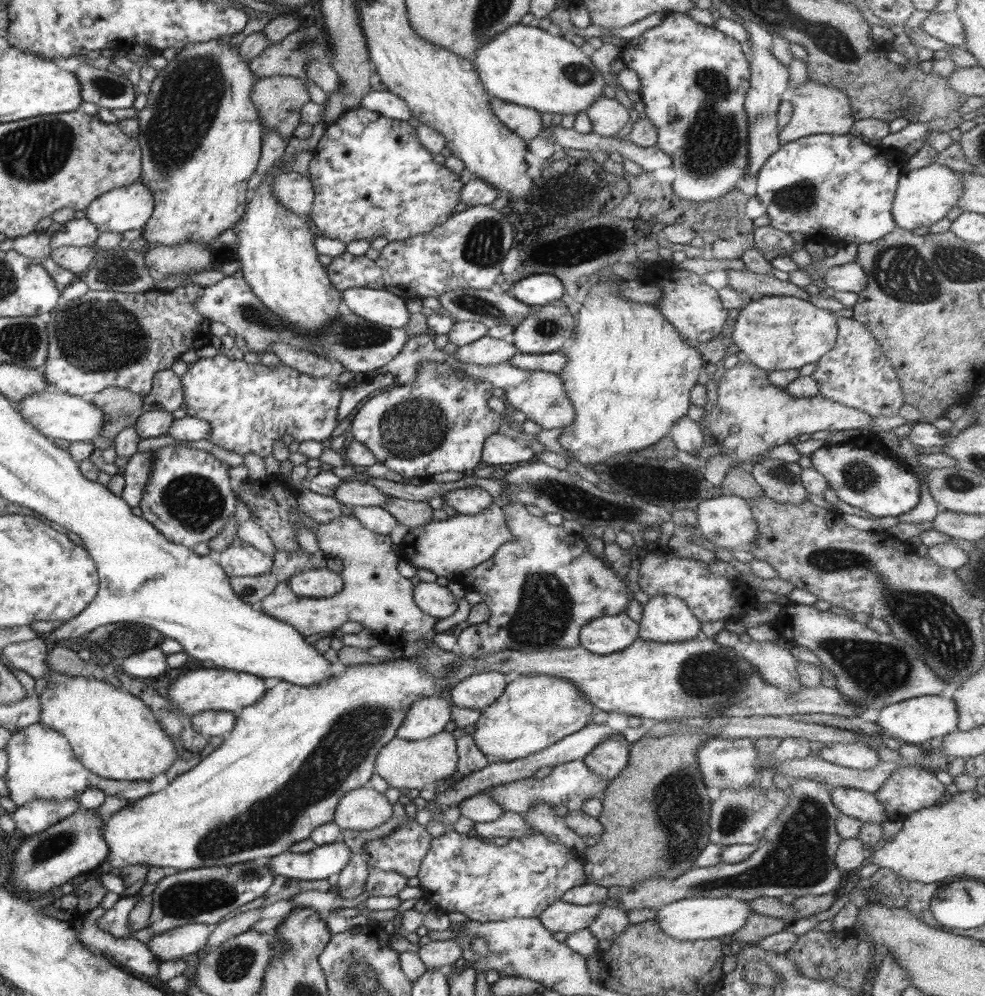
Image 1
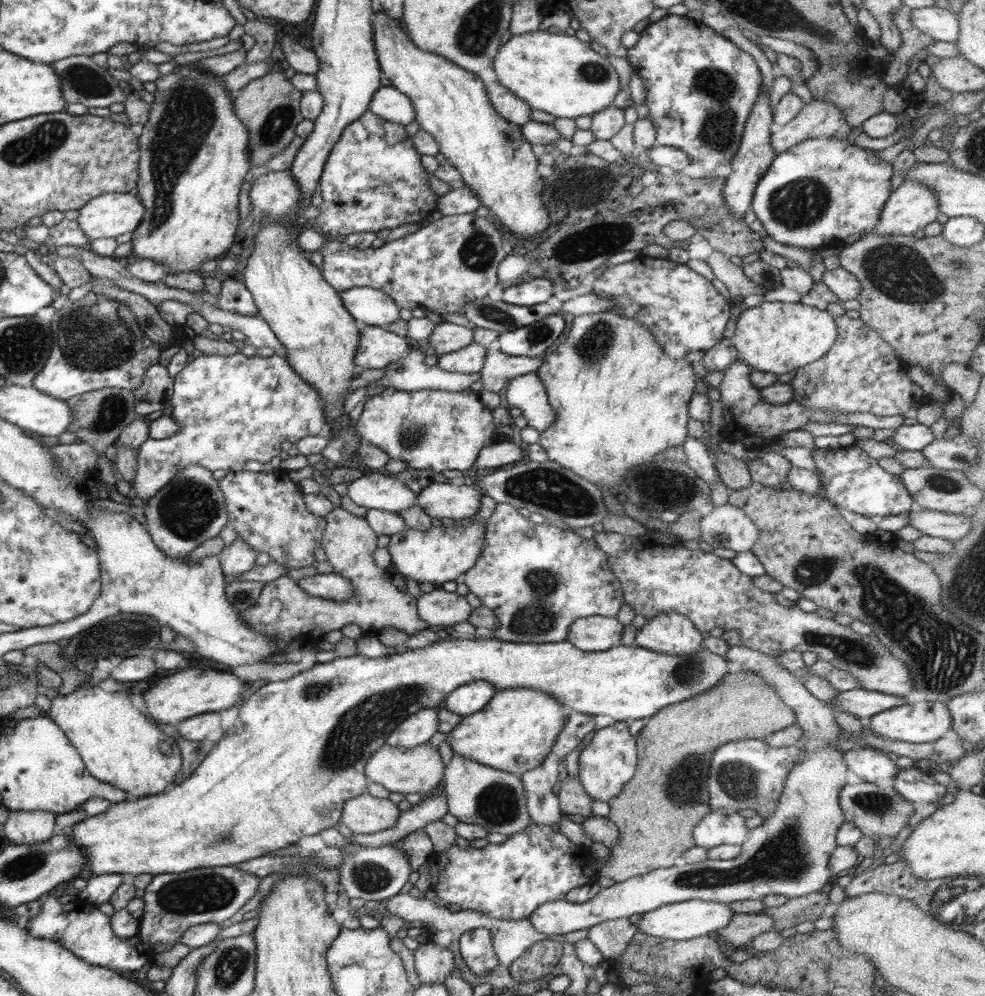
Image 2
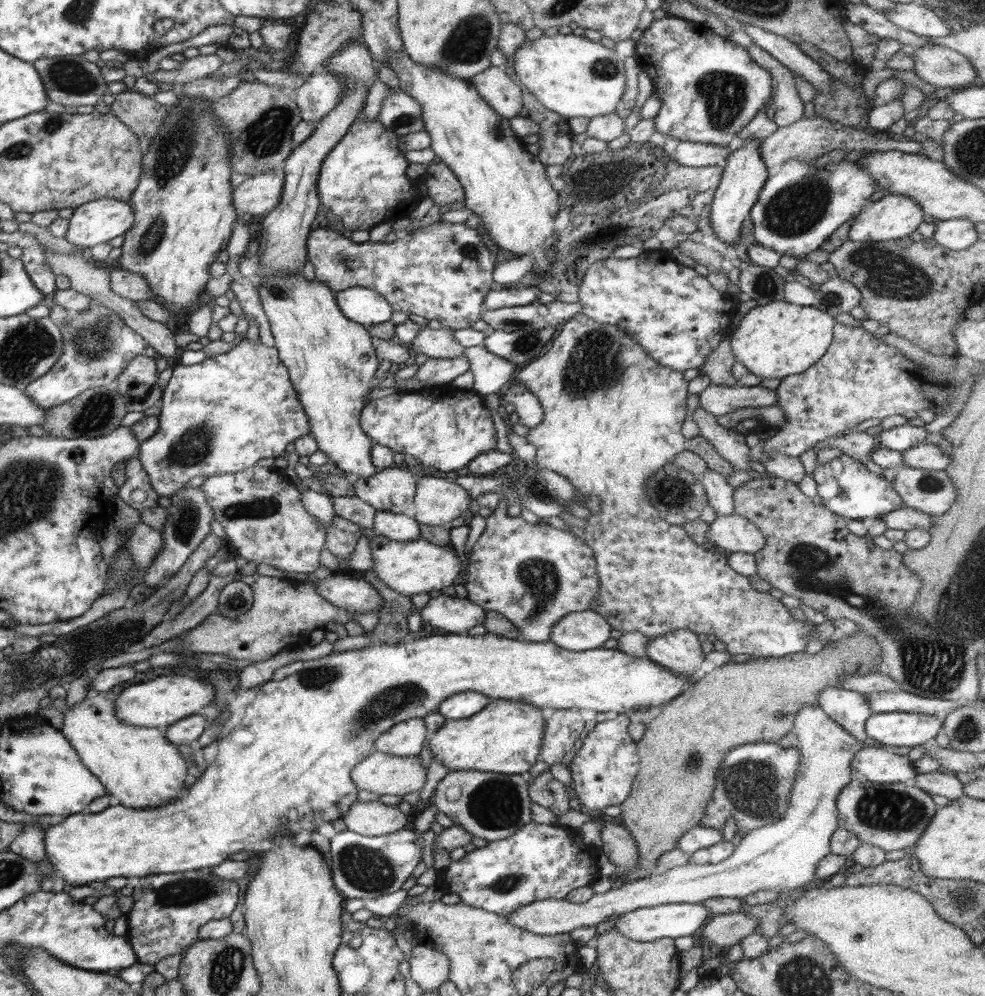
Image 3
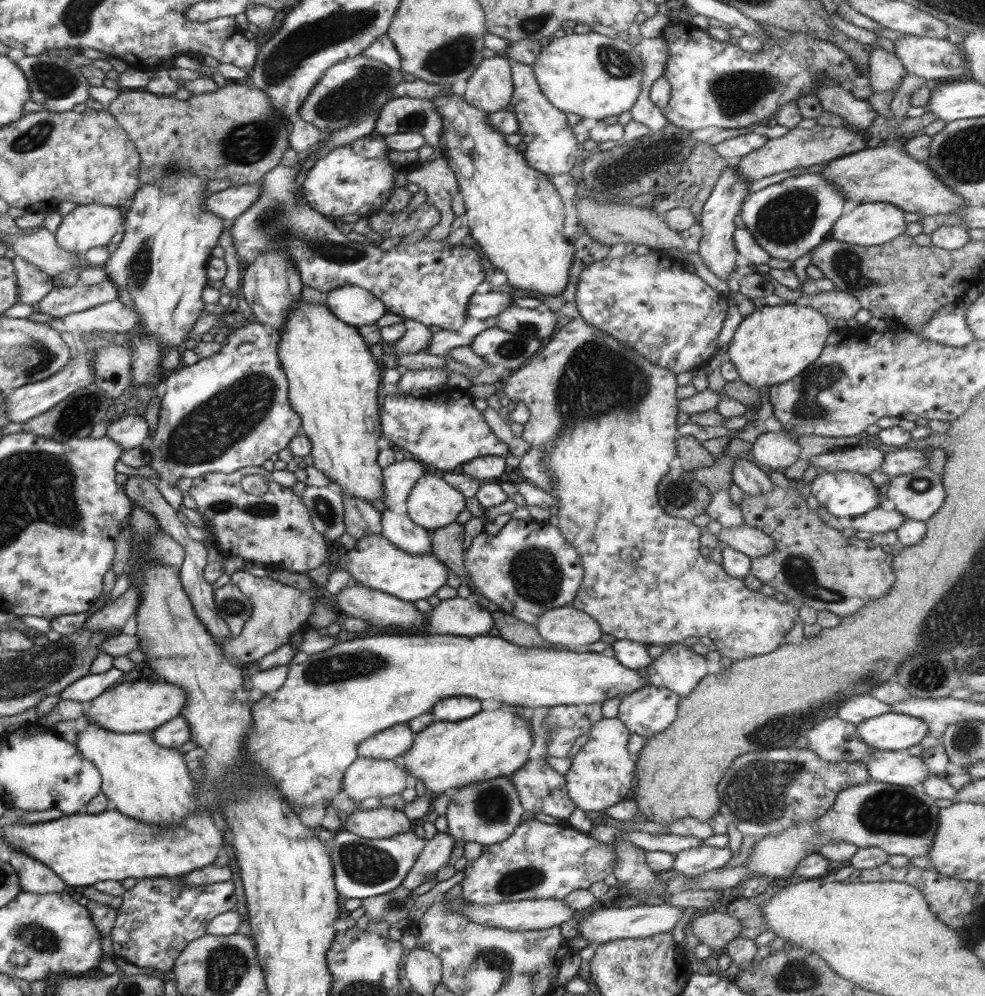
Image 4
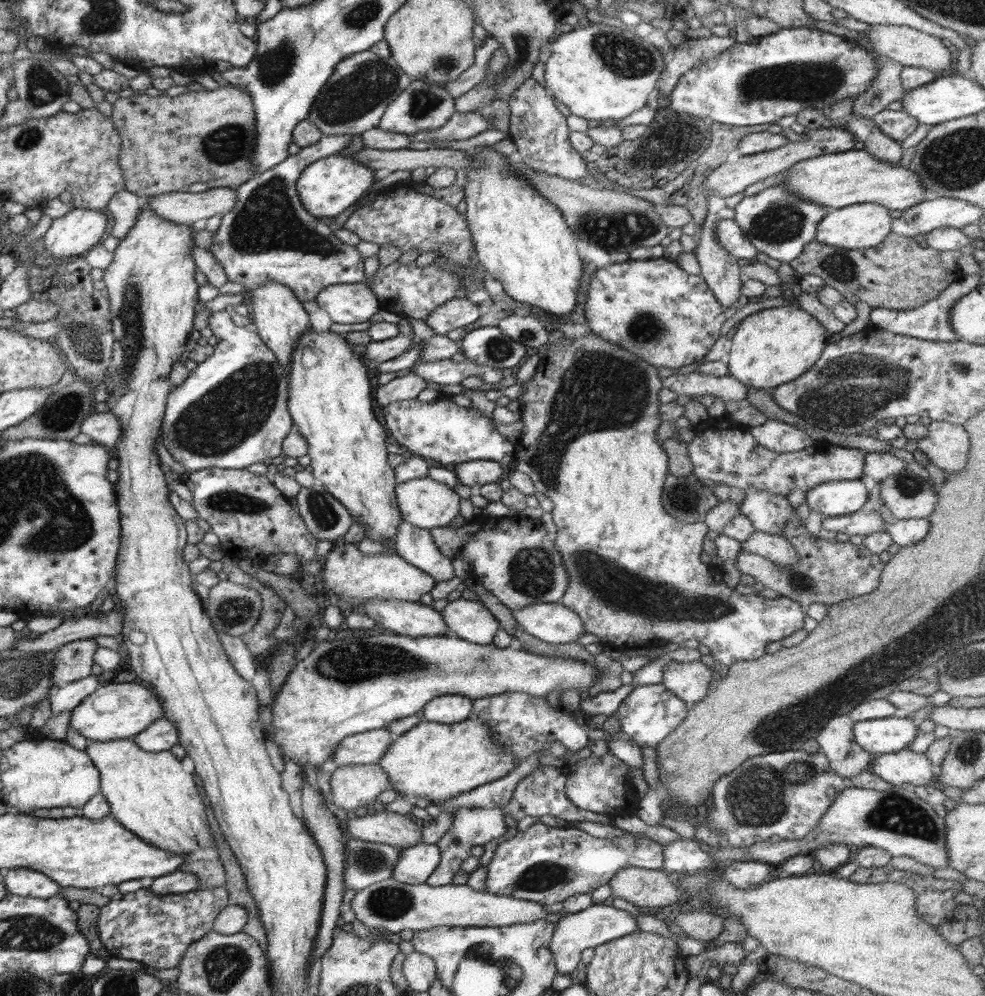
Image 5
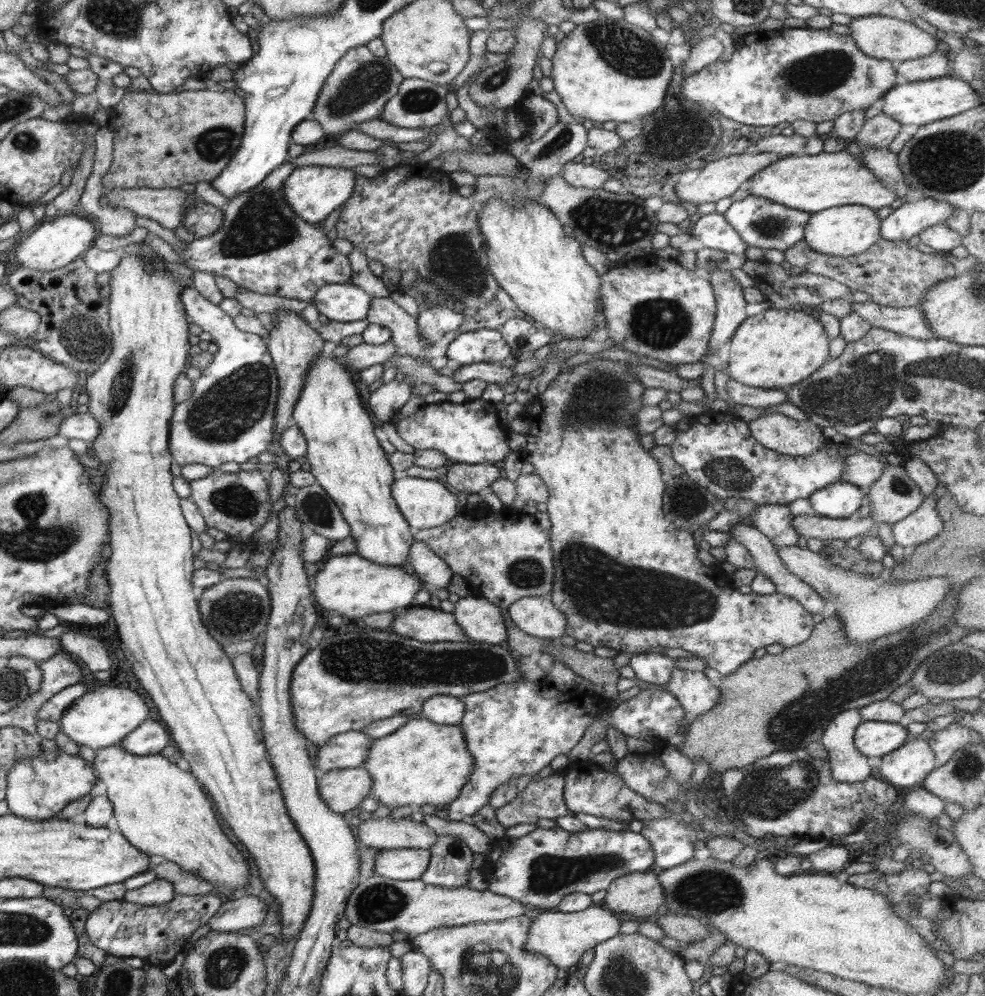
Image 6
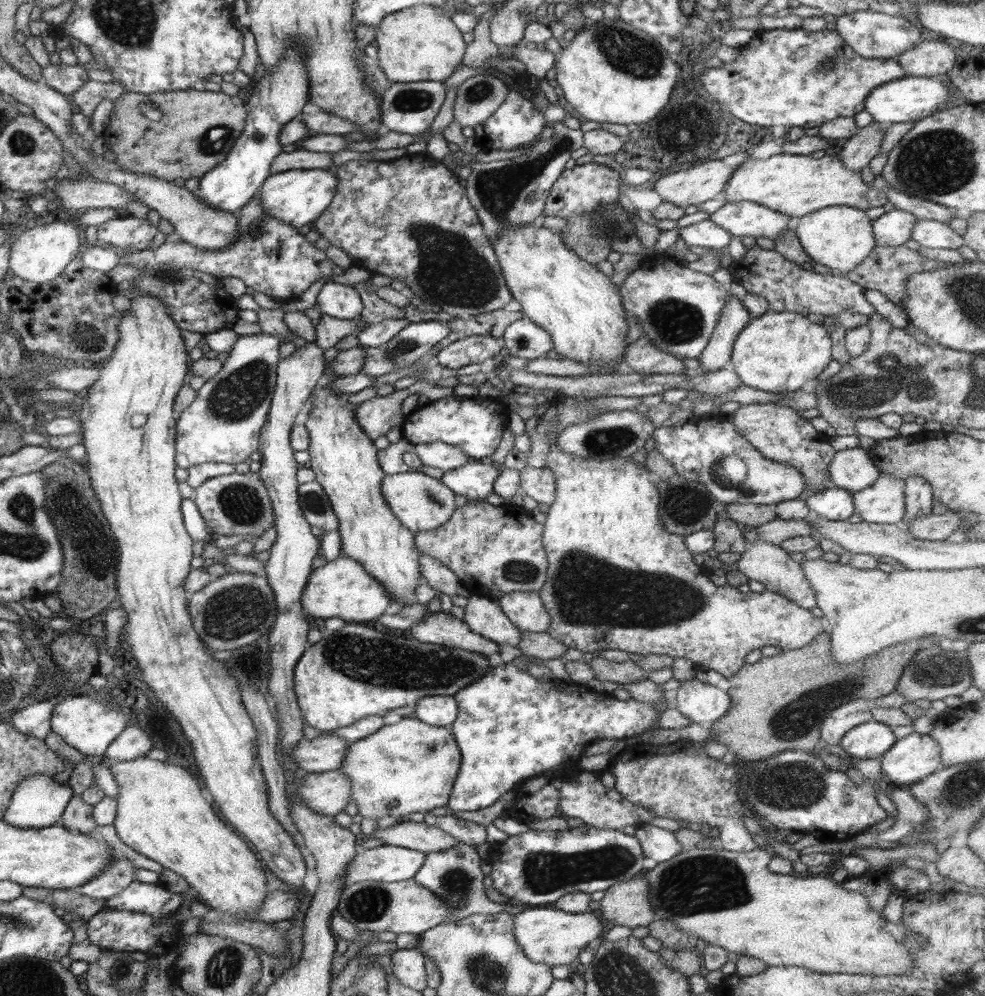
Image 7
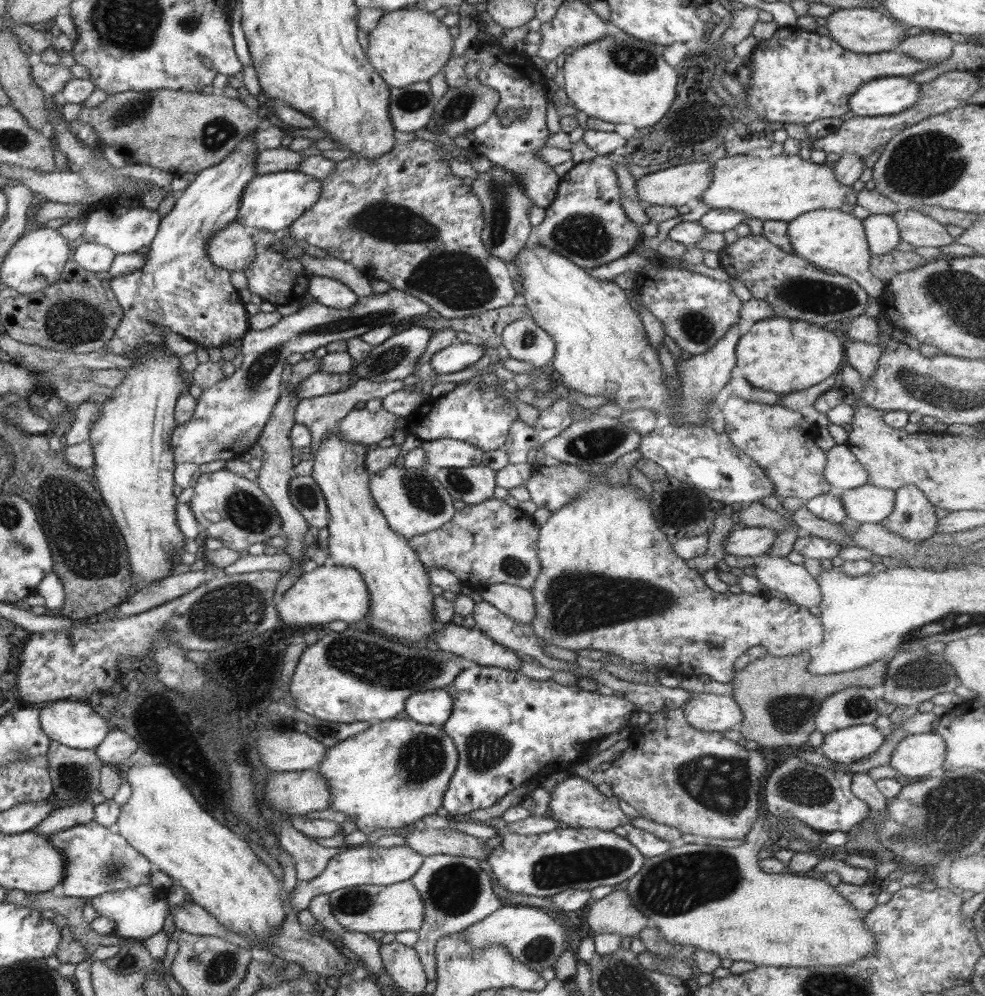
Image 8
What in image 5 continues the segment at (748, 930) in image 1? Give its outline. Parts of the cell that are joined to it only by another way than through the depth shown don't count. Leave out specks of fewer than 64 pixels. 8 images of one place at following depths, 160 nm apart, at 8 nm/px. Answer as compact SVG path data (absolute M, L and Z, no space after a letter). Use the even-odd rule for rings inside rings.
M688 912L688 914L678 914L671 925L686 934L688 938L708 944L715 943L717 934L724 928L724 921L723 917L715 913Z

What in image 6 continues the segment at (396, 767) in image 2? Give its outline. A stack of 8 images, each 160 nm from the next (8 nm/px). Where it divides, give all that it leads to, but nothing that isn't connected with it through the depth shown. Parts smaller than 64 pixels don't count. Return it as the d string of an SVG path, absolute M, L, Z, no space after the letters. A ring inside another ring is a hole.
M363 767L319 774L318 790L330 810L343 815L371 794L372 778Z

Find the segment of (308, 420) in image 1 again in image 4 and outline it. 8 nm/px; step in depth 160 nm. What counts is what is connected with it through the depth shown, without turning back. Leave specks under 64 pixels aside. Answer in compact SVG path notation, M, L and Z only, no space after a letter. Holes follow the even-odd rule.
M248 320L246 326L241 328L226 329L225 333L227 337L216 354L190 366L184 366L181 370L169 372L165 376L164 384L166 384L166 394L164 394L164 397L160 400L158 425L156 426L154 434L150 436L152 443L146 450L150 453L150 456L152 456L150 466L156 470L160 476L161 481L157 489L168 501L168 504L171 504L177 511L179 511L183 505L183 493L176 486L176 482L180 478L186 477L193 479L194 477L202 476L204 473L230 474L235 473L236 470L240 468L244 468L244 466L262 466L266 460L274 459L276 454L283 448L286 448L292 439L303 434L300 415L292 408L288 398L288 379L278 356L278 338L272 336L272 334L268 334L268 330L264 328L263 324L255 323L252 320Z

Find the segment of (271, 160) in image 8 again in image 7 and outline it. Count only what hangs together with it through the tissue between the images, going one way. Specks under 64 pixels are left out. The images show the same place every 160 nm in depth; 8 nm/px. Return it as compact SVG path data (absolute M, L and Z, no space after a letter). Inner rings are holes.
M303 149L290 153L282 152L280 156L276 156L276 160L272 164L272 174L288 170L324 170L334 164L333 158L332 153L310 152Z

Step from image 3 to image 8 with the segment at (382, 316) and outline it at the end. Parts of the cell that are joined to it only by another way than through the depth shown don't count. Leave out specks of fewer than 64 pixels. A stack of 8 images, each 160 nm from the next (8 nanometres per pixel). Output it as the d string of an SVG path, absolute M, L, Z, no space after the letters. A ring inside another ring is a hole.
M318 275L313 277L308 284L307 294L320 305L333 309L347 309L358 302L359 297L342 282Z

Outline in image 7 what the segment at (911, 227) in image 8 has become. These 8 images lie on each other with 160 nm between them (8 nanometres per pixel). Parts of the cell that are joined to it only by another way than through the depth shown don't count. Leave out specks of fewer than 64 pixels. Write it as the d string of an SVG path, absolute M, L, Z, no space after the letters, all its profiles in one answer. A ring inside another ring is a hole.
M918 219L911 232L912 240L926 248L947 248L957 250L965 245L963 236L954 232L946 223L936 220Z

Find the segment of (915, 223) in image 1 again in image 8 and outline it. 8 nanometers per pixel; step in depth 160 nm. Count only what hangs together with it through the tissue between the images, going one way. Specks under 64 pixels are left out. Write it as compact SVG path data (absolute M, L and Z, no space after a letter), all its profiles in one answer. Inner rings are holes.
M814 210L802 214L799 218L788 222L788 236L793 252L799 257L823 270L835 270L852 278L870 297L878 298L884 294L886 283L878 280L869 269L873 257L868 248L863 220L855 218L854 214L842 213L838 210Z

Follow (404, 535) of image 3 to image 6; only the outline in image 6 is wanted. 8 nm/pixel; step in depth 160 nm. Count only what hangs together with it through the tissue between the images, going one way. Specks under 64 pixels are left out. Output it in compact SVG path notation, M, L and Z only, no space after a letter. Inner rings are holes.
M415 539L410 547L409 562L418 577L432 587L446 589L453 579L454 574L446 562Z

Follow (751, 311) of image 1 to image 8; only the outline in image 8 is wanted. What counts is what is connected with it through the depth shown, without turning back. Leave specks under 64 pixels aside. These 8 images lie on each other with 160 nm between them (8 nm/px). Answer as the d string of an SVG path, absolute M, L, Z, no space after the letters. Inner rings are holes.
M776 316L755 322L750 331L740 337L735 351L737 366L752 386L781 395L806 390L819 382L824 382L825 378L833 374L839 374L846 359L845 345L839 332L826 330L809 322Z

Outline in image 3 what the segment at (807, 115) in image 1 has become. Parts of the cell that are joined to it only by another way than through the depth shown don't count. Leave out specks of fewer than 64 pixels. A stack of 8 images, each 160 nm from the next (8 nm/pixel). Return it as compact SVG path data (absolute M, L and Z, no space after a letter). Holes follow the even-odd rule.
M815 114L815 117L803 117L790 126L778 127L774 134L762 139L760 143L760 157L766 163L769 175L780 171L780 167L788 161L812 161L812 159L818 159L833 150L845 150L848 153L852 151L896 150L906 154L922 155L922 144L916 141L906 142L906 140L898 142L898 140L881 137L881 135L868 134L864 129L846 127L843 123L830 118L822 118L818 114Z

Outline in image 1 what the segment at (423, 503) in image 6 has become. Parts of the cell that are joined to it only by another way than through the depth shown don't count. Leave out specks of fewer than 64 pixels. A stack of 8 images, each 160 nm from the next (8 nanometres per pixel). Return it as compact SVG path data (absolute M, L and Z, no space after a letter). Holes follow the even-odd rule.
M468 484L464 488L451 490L441 497L444 500L443 504L454 508L457 514L480 514L493 503L493 497L487 490L472 484Z

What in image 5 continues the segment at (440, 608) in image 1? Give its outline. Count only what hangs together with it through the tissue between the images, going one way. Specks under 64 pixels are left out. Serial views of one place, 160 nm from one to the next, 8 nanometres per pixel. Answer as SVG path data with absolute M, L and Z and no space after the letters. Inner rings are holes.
M459 597L448 601L441 613L446 622L446 637L488 645L500 630L496 617L479 601Z

